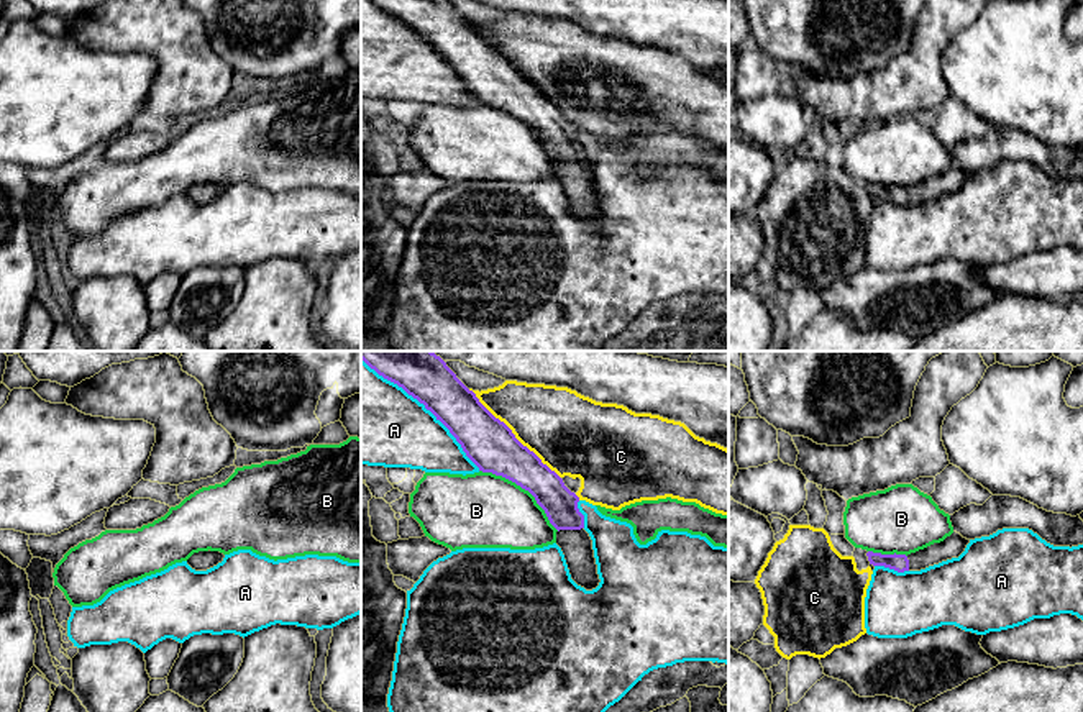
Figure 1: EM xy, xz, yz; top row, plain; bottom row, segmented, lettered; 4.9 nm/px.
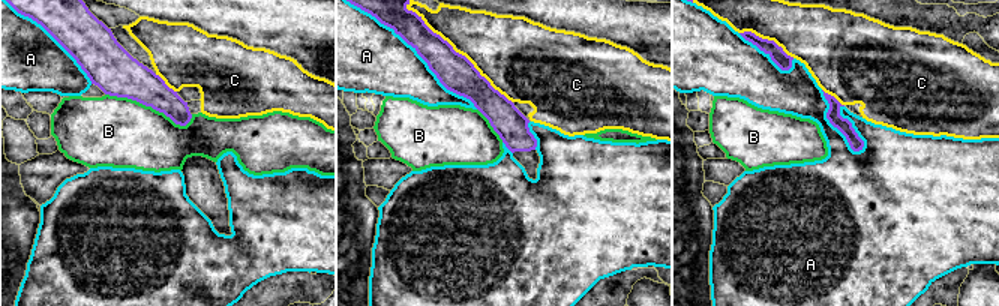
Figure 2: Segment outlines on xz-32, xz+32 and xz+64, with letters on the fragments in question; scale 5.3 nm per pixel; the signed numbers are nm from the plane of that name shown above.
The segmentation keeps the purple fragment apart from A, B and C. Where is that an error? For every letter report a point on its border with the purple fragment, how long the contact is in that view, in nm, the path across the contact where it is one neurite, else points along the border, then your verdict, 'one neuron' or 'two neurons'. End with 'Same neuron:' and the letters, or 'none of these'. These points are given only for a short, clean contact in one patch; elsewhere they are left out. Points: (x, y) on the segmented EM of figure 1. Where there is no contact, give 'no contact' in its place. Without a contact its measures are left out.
A: contact xz (425, 407); length 800 nm; two neurons
B: contact xz (524, 488); length 500 nm; two neurons
C: contact xz (512, 433); length 650 nm; two neurons
Same neuron: none of these

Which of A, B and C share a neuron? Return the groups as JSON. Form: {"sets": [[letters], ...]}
{"sets": [["A"], ["B"], ["C"]]}

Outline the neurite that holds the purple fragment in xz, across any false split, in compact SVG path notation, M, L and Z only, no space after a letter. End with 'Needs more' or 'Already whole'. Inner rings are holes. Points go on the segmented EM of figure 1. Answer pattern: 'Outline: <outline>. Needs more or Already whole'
Outline: M361 351L361 359L379 376L397 384L423 404L450 430L479 471L502 476L528 491L558 530L556 545L564 555L571 579L586 591L599 586L592 540L584 530L584 515L578 509L579 497L533 451L523 446L504 422L479 402L476 394L456 377L440 356L433 351Z. Needs more

